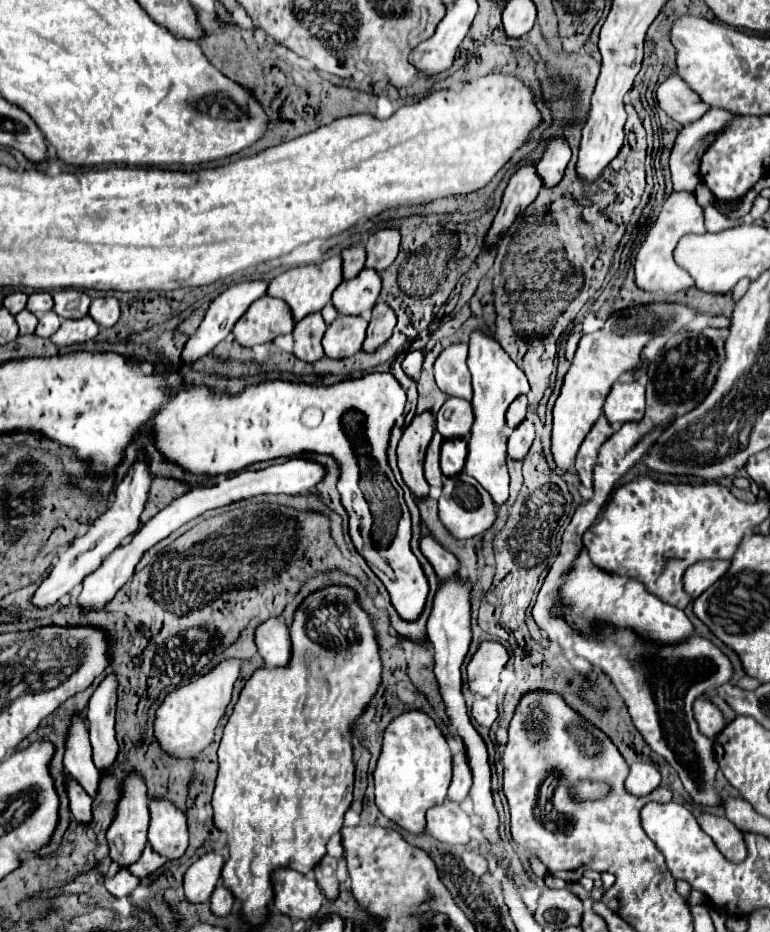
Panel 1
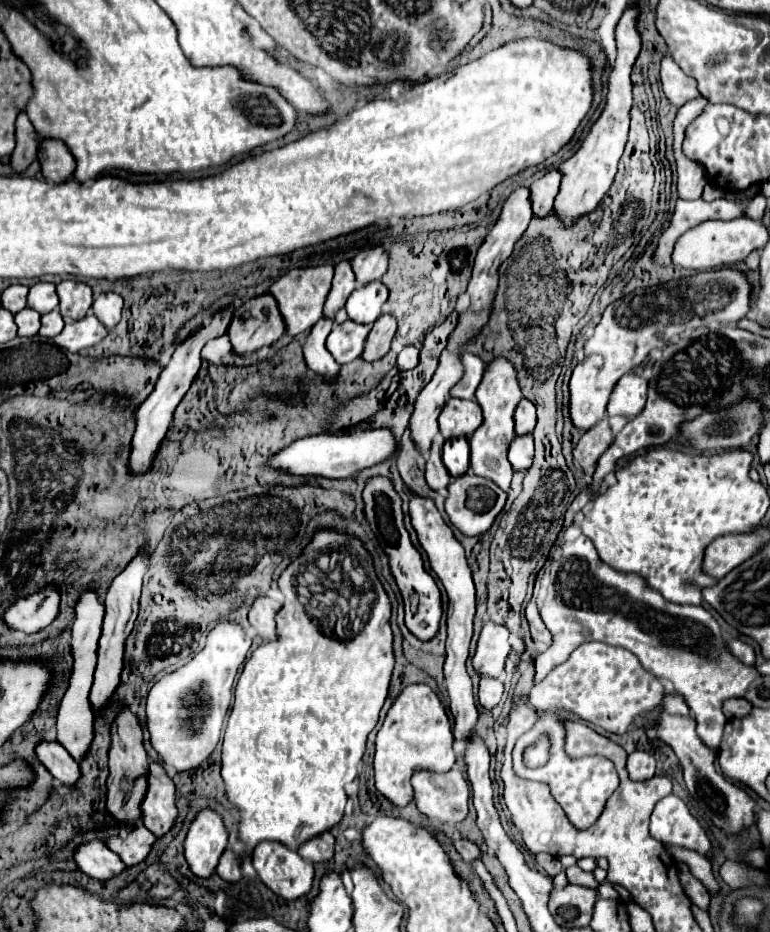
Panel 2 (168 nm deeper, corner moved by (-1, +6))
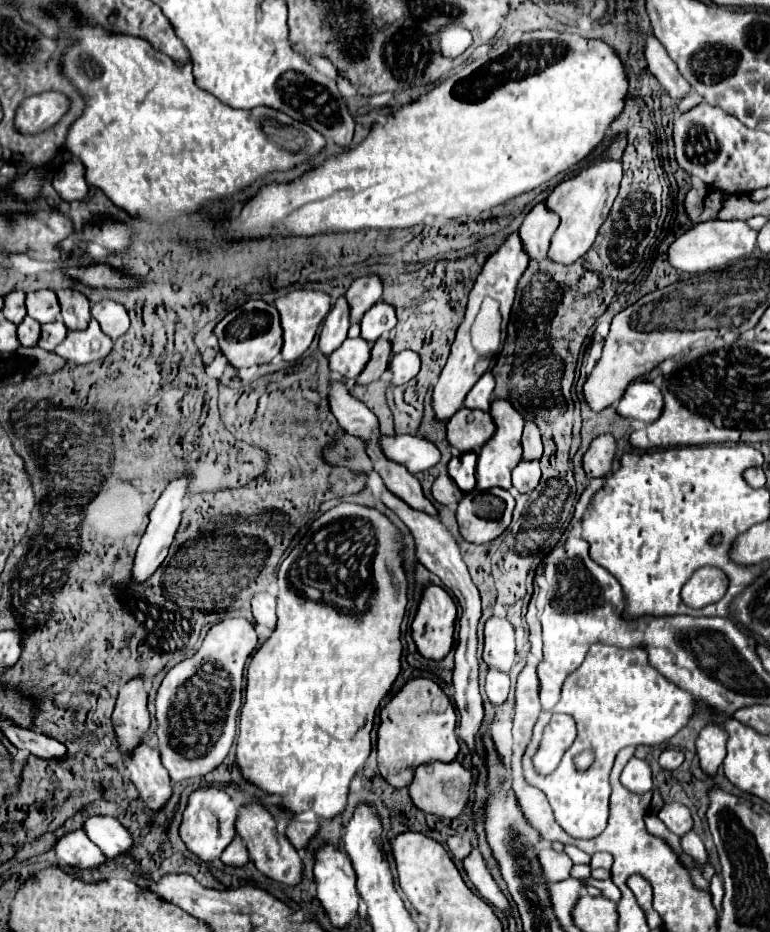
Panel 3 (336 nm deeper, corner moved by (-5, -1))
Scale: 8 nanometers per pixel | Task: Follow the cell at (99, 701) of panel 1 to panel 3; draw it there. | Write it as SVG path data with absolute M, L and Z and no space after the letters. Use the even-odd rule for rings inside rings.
M184 474L180 478L174 478L168 488L162 492L162 496L158 498L154 510L150 512L150 524L146 528L146 534L142 536L142 542L138 546L138 552L136 552L136 560L134 560L134 570L132 570L132 576L136 582L144 582L146 578L150 578L156 568L160 566L160 562L168 556L168 548L174 540L174 534L178 530L178 524L180 524L180 518L182 518L182 512L184 512L184 506L186 506L186 496L188 496L188 484L190 484L190 474Z

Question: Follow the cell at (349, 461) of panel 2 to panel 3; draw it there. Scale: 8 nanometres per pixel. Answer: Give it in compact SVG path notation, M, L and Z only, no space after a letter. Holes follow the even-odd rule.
M382 436L382 446L394 462L402 462L412 474L426 472L440 462L440 450L424 436Z

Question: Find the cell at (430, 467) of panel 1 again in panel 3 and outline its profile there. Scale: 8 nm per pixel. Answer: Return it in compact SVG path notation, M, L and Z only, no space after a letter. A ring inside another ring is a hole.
M440 474L434 480L434 484L432 484L432 496L436 498L436 502L440 502L444 506L452 506L452 504L460 502L460 498L464 496L464 492L452 482L450 476Z

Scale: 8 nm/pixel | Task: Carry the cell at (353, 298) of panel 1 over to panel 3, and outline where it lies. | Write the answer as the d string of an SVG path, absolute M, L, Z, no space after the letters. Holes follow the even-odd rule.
M378 302L374 304L362 318L362 338L368 344L374 344L378 338L388 336L384 332L390 332L396 326L396 312L390 304L386 302Z

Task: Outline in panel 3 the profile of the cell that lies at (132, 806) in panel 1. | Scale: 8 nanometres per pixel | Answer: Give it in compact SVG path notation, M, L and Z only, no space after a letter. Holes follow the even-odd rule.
M132 678L120 688L114 708L114 730L116 736L122 740L120 750L124 756L144 738L150 726L150 714L146 704L148 694L142 678Z

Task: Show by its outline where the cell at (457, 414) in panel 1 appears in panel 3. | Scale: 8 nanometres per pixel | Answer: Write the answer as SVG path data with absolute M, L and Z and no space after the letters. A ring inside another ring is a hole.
M460 408L448 420L448 442L460 452L478 452L494 434L490 412Z

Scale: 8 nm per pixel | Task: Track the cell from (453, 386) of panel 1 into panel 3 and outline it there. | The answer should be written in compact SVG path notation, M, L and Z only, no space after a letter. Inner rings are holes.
M486 372L474 388L468 392L464 406L466 408L478 408L478 410L490 410L492 404L492 392L494 392L494 376L492 372Z

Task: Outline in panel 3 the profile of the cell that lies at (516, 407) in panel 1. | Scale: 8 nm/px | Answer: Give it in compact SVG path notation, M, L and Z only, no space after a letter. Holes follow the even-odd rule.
M526 420L524 434L522 434L522 446L524 446L524 460L526 462L542 458L544 446L542 446L542 440L540 440L540 430L532 420Z

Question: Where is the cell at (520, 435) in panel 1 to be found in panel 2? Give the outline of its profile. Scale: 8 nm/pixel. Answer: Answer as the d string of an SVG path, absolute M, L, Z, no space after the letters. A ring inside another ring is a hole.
M516 435L508 449L508 461L514 471L526 471L532 465L534 457L534 439L532 435Z

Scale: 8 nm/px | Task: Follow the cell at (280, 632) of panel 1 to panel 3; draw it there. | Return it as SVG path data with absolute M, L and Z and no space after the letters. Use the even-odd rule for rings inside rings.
M264 592L256 594L252 598L252 614L258 624L264 624L270 630L274 630L274 626L276 626L276 598L272 594L264 594Z

